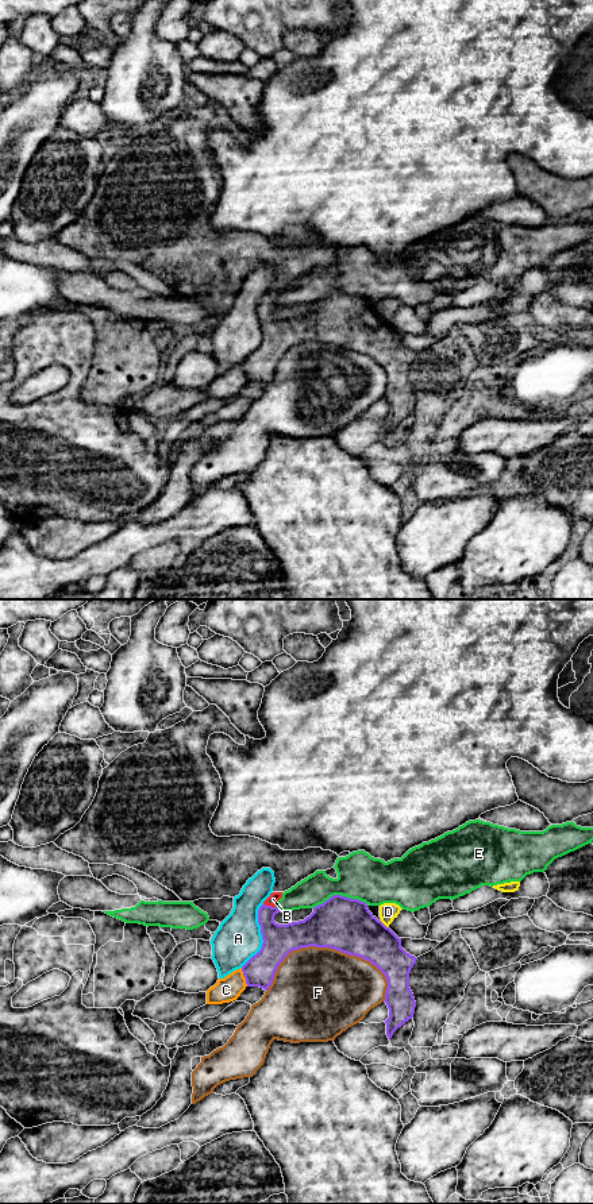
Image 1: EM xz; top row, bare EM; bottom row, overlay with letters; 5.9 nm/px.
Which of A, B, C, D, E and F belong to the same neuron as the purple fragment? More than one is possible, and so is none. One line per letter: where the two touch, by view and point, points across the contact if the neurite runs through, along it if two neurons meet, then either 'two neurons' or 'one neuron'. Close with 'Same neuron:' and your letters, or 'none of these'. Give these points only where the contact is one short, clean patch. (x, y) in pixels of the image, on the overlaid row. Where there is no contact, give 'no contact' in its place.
A: contact xz (262, 936); two neurons
B: contact xz (269, 906); way xz (278, 940), (269, 929), (269, 906), (273, 899); one neuron
C: contact xz (245, 977); two neurons
D: contact xz (382, 923); border xz (380, 921), (388, 927); two neurons
E: contact xz (339, 895); two neurons
F: contact xz (320, 946); two neurons
Same neuron: B

